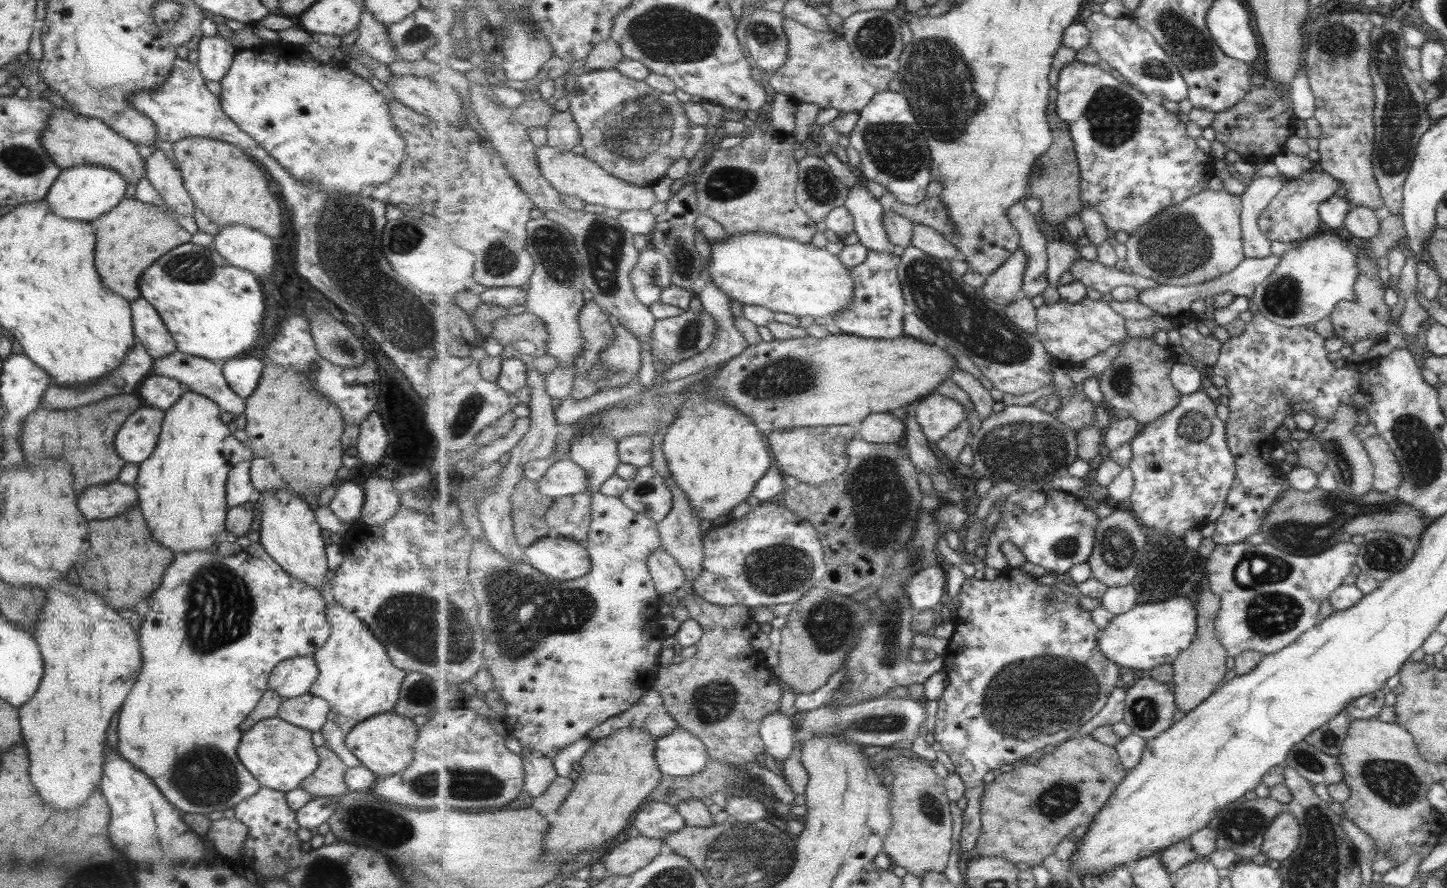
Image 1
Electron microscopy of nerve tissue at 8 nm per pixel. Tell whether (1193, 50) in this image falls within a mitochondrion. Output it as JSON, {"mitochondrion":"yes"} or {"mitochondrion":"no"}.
{"mitochondrion":"yes"}

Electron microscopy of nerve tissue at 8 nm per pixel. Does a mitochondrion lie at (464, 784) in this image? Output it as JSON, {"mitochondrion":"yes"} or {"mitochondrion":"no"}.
{"mitochondrion":"yes"}

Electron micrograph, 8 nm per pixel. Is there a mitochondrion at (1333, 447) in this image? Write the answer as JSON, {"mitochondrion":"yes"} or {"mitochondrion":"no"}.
{"mitochondrion":"yes"}

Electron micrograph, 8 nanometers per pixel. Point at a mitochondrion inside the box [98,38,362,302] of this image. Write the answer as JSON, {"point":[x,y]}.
{"point":[189,266]}

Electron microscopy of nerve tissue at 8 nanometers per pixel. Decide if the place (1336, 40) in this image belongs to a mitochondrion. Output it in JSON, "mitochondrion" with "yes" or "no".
{"mitochondrion":"yes"}

